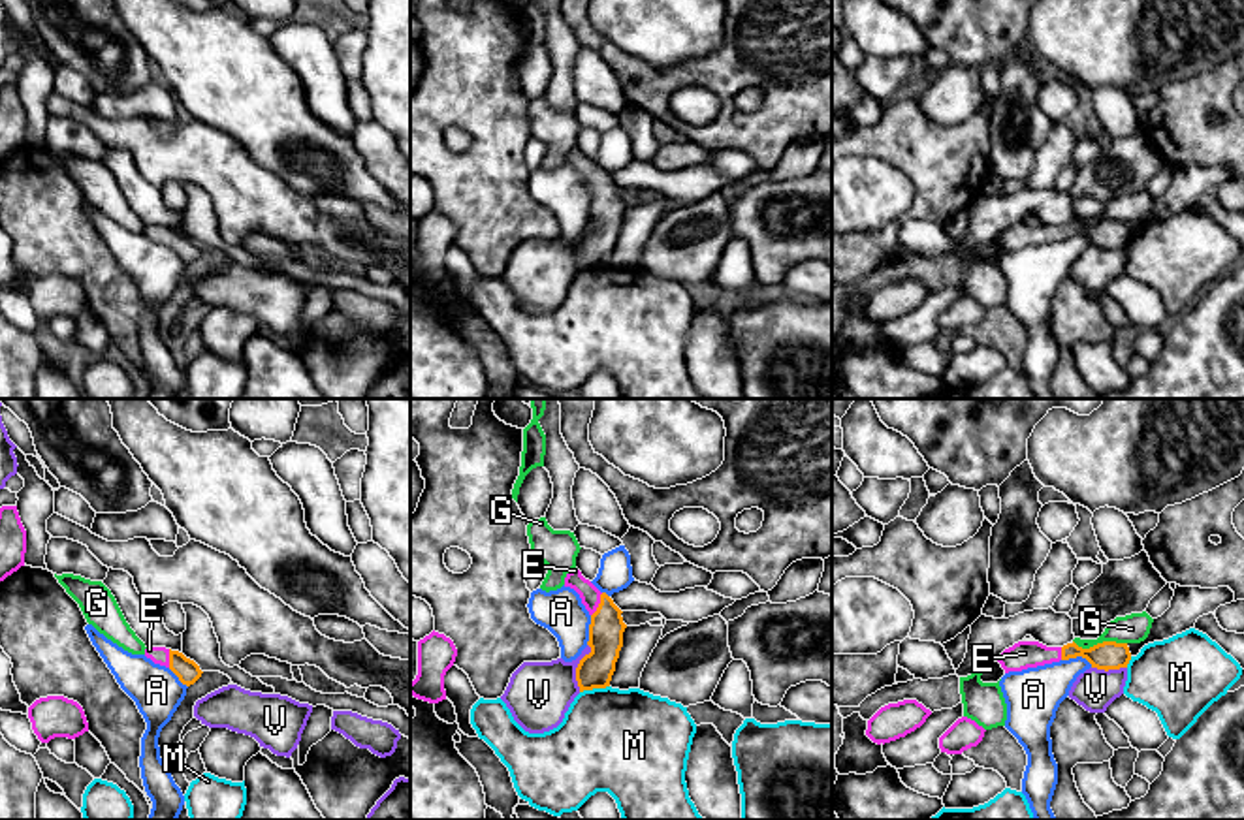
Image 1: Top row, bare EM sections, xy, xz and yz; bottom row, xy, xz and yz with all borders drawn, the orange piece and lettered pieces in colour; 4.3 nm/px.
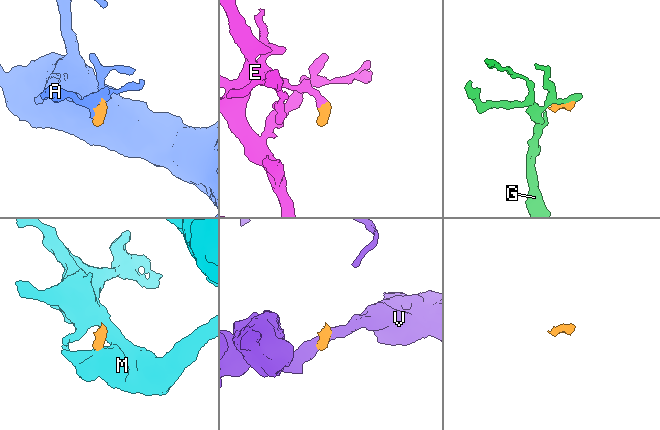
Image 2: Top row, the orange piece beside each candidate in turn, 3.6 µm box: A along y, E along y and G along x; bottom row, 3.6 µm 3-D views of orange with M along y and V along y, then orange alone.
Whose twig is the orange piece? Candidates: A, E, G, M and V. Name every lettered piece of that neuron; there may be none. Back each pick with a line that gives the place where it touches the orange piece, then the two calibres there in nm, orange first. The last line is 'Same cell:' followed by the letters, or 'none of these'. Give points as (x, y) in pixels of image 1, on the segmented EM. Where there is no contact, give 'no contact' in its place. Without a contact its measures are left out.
E: meets orange in xz at (599, 604); 150 nm thick on the orange side, 90 nm on the other
Same cell: E

